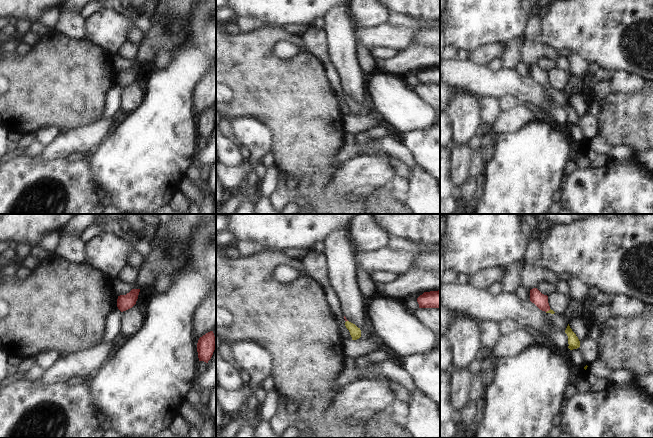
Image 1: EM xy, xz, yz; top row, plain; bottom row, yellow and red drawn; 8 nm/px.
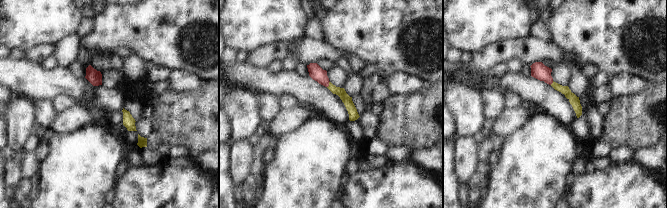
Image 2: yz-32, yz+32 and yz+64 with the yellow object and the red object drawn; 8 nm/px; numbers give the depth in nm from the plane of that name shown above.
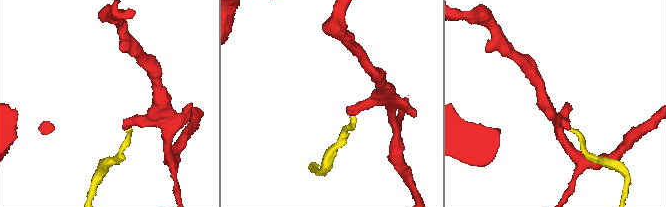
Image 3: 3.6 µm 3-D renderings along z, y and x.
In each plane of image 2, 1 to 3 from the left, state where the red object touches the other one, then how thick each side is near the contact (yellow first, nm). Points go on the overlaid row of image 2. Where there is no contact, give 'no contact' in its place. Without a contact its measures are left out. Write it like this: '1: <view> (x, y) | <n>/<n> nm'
1: no contact
2: yz+32 (329, 84) | 80/110 nm
3: yz+64 (552, 83) | 80/130 nm

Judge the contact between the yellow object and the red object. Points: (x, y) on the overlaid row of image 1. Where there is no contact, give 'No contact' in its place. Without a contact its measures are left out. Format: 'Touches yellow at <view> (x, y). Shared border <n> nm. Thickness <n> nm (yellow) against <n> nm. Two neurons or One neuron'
Touches yellow at yz (549, 310). Shared border 50 nm. Thickness 30 nm (yellow) against 110 nm. One neuron

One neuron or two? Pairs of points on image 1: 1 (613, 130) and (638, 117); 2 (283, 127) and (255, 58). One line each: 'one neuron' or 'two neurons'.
1: one neuron
2: one neuron

